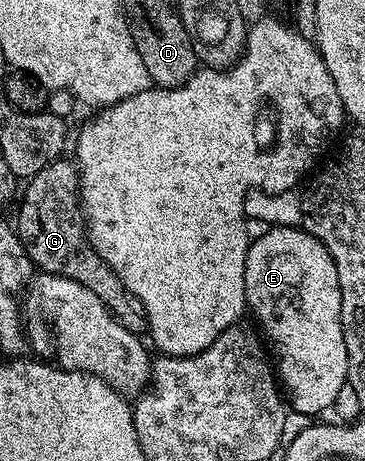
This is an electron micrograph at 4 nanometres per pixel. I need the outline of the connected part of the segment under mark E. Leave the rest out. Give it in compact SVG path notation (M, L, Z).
M273 226L266 235L251 240L244 263L244 291L249 312L254 312L255 319L262 324L261 332L272 353L274 348L278 356L276 377L288 398L289 408L298 413L322 413L332 408L348 385L348 351L344 347L336 263L332 263L332 255L324 243L301 227Z

